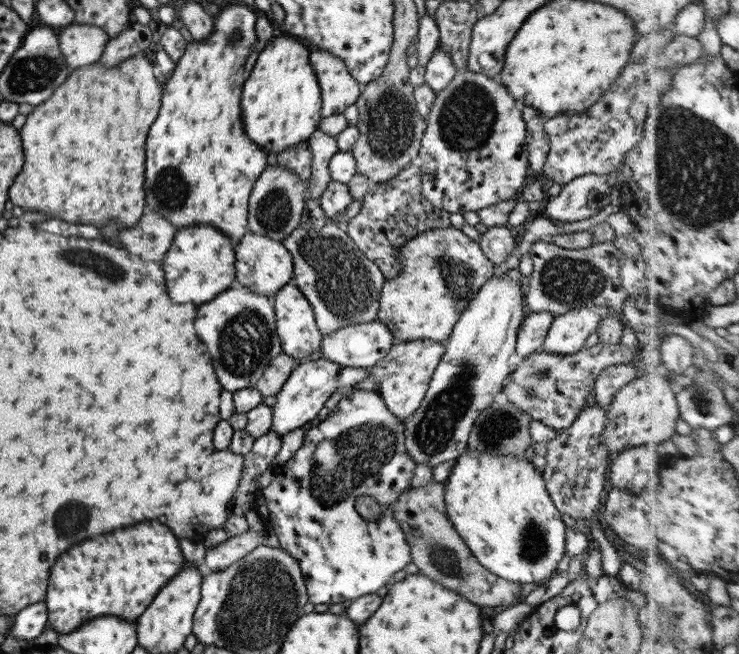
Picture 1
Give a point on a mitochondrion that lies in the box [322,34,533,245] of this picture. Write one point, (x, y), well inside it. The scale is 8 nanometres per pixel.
(468, 118)

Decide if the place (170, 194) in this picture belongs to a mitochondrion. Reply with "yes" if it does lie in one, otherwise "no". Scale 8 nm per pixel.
yes

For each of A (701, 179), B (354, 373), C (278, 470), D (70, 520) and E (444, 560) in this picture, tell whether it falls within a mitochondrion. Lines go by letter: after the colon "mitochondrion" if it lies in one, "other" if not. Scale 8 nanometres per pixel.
A: mitochondrion
B: other
C: other
D: mitochondrion
E: mitochondrion

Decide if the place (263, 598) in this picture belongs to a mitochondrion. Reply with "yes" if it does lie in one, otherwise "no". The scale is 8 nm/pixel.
yes

